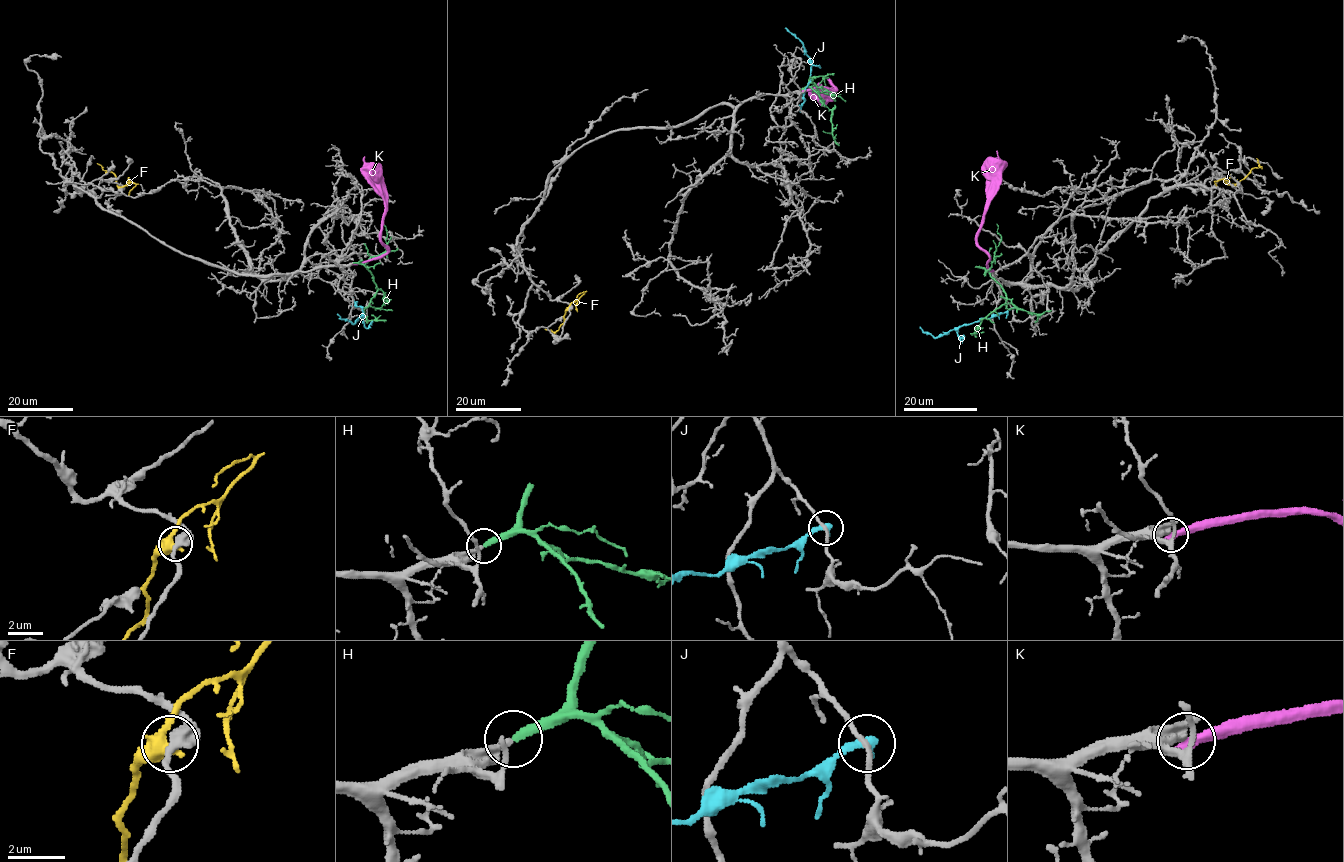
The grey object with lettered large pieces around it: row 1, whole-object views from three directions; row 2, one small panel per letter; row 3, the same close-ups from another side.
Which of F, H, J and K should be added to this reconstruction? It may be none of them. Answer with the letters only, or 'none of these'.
H

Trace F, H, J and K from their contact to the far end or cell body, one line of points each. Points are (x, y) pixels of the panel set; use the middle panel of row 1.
F: (569, 308), (557, 330), (545, 329)
H: (801, 89), (811, 87), (825, 105), (812, 79), (834, 73)
J: (801, 111), (803, 92), (810, 80), (811, 59), (802, 42), (785, 28)
K: (799, 92), (835, 89), (835, 86), (829, 79), (831, 88), (812, 96)

